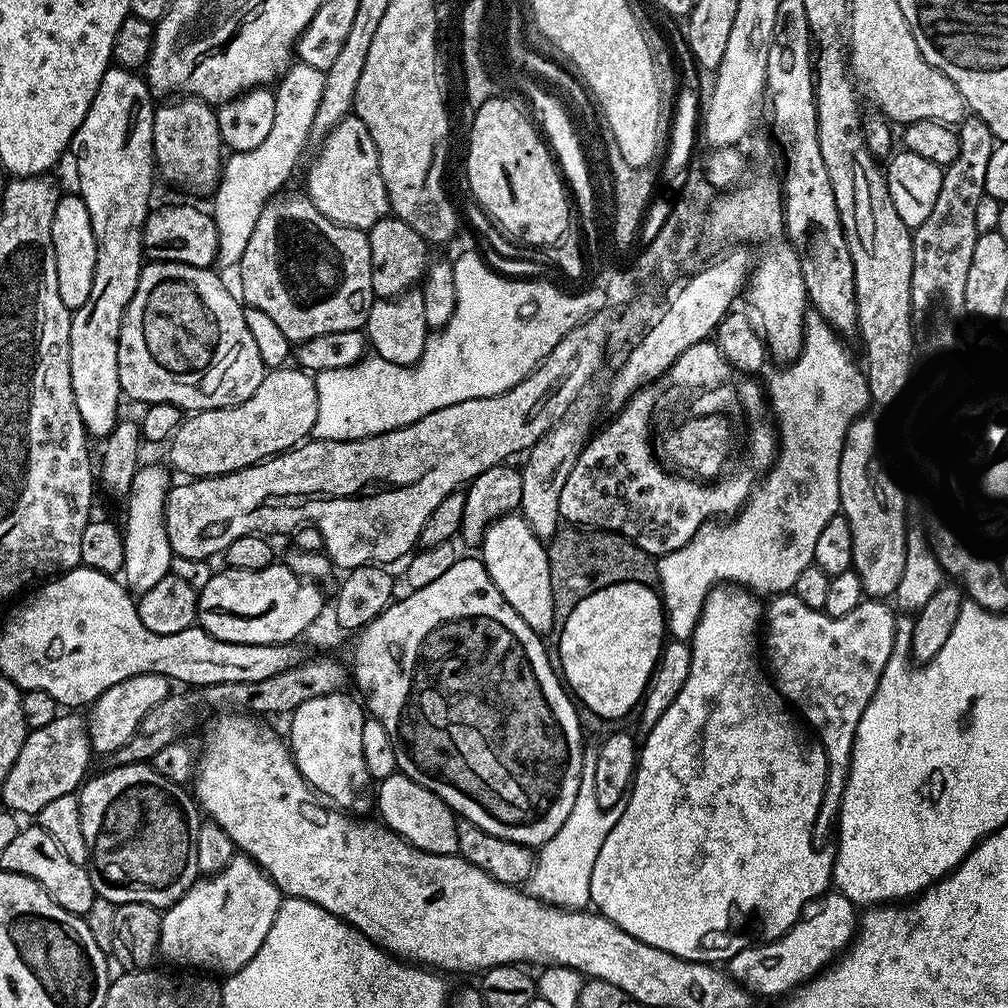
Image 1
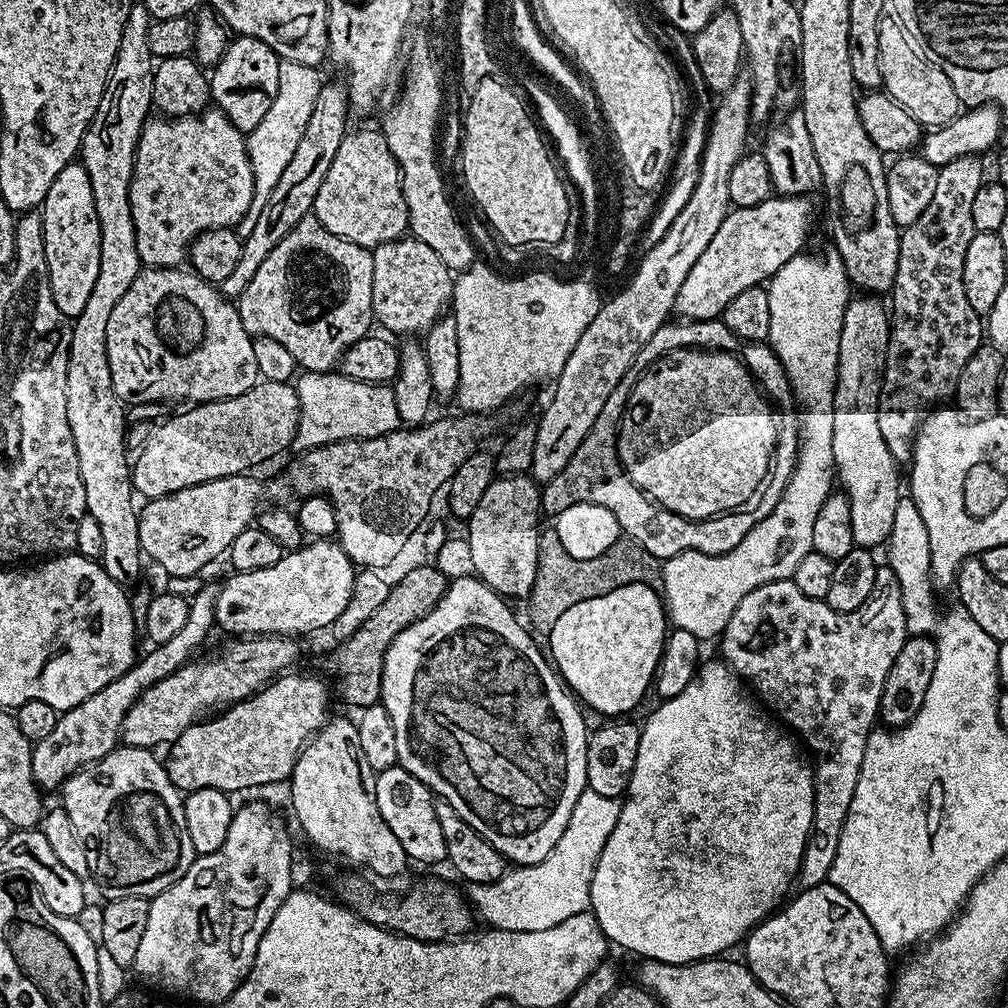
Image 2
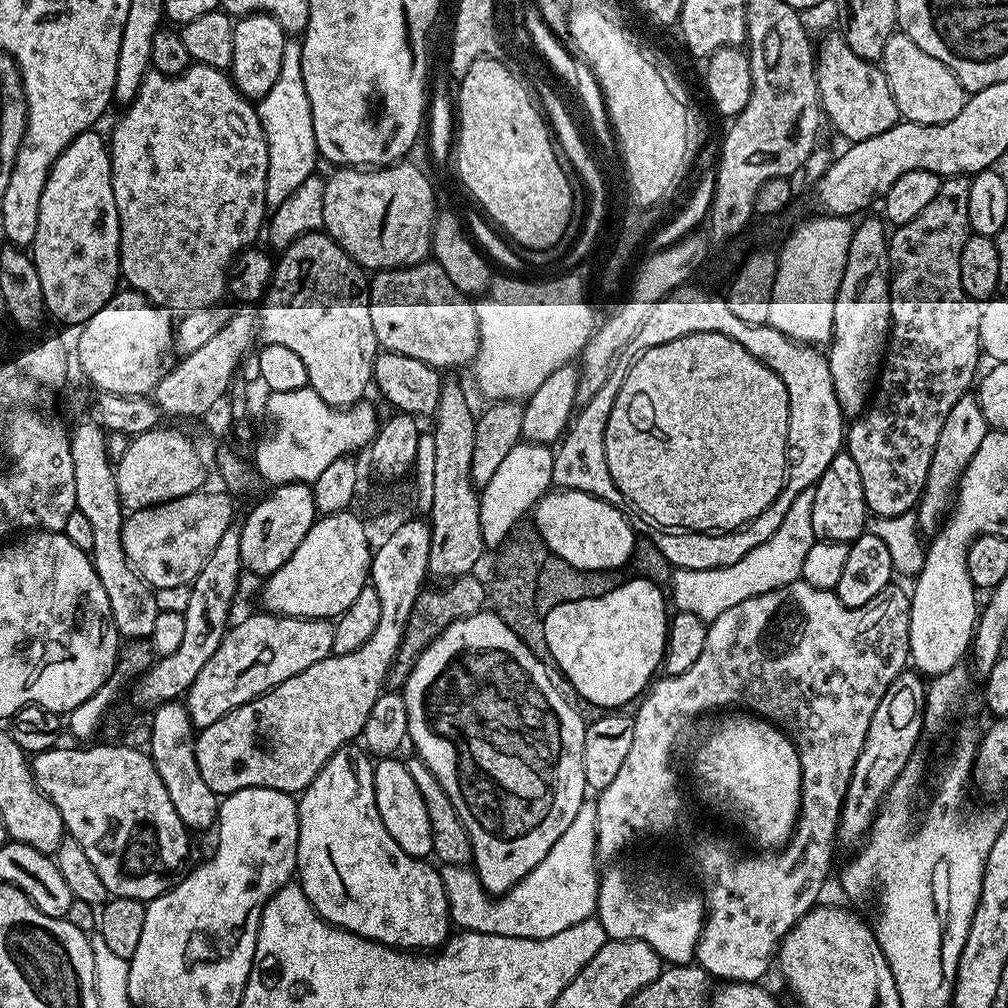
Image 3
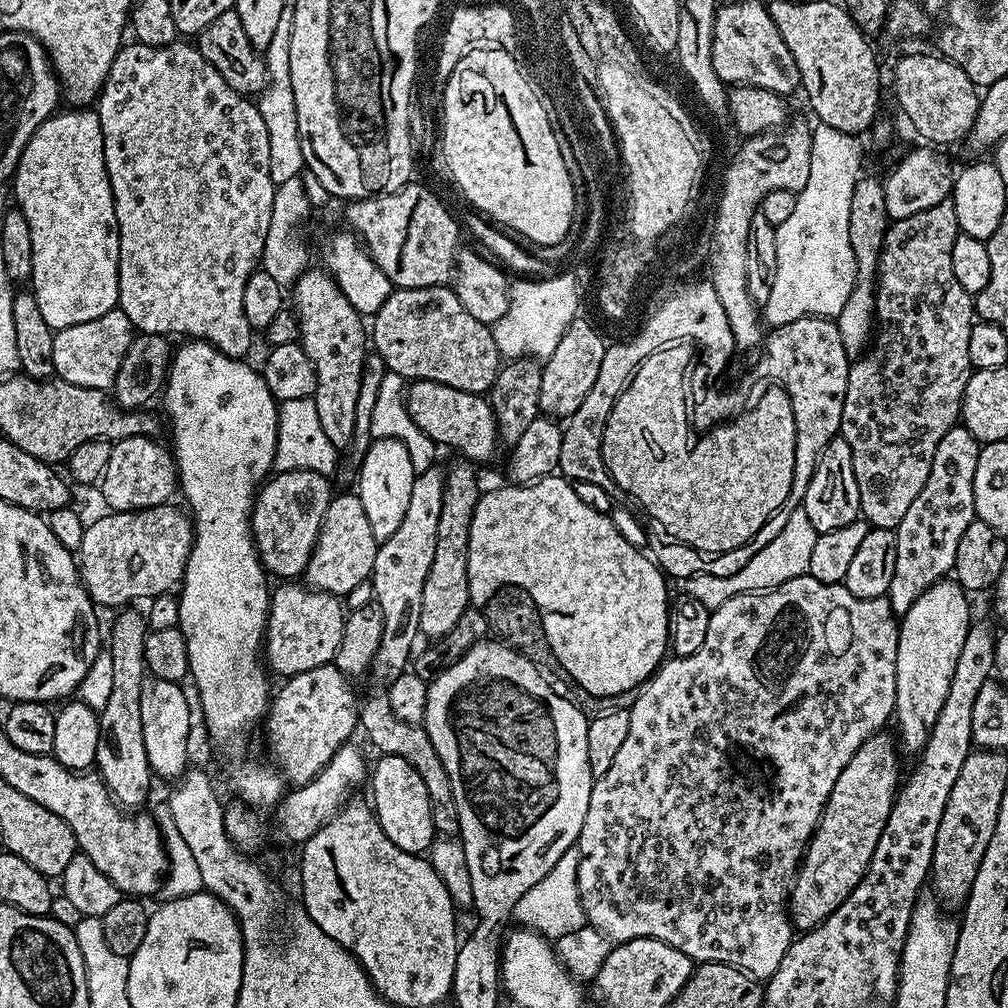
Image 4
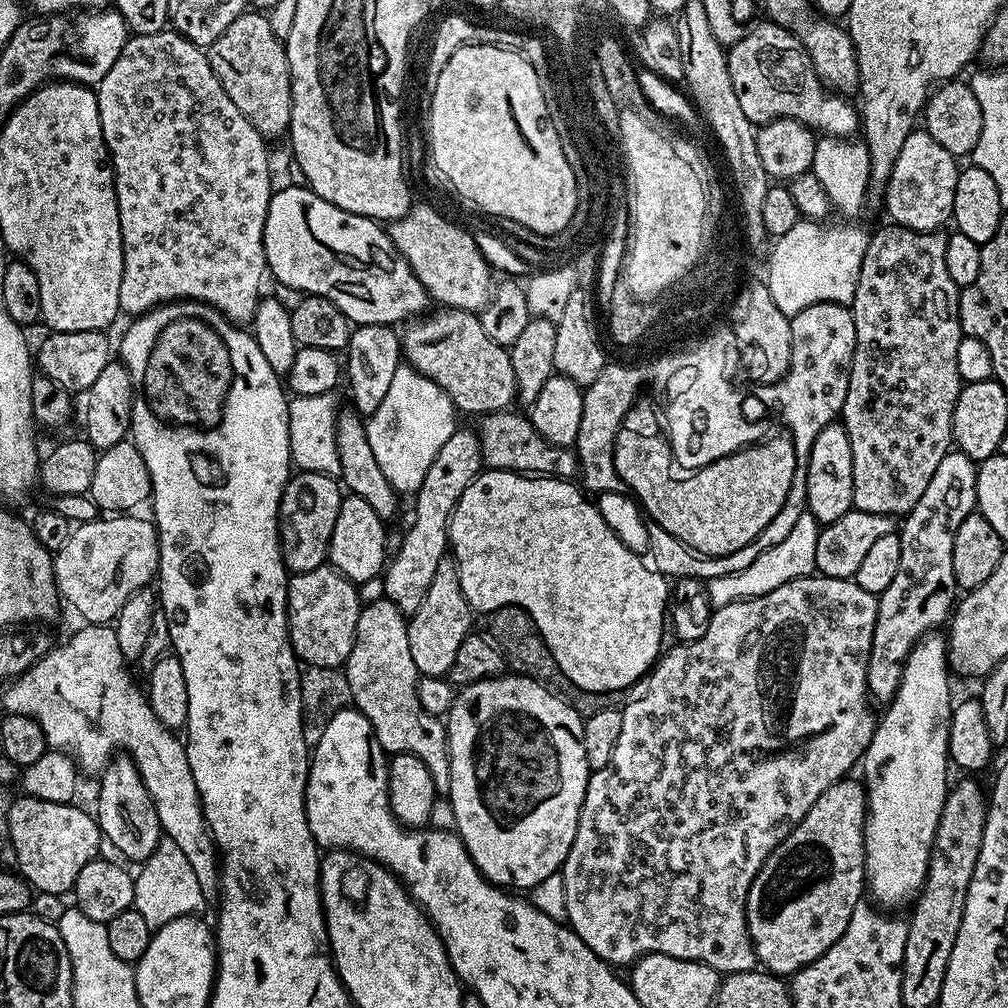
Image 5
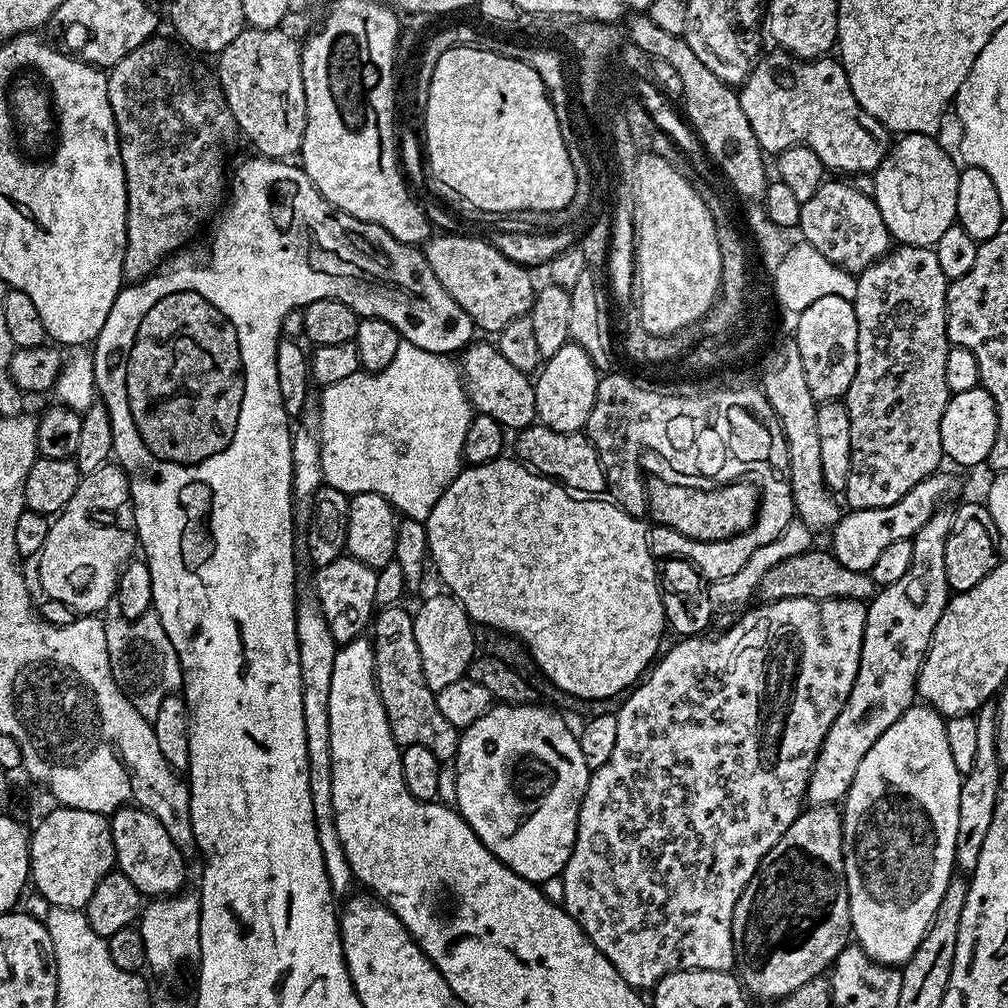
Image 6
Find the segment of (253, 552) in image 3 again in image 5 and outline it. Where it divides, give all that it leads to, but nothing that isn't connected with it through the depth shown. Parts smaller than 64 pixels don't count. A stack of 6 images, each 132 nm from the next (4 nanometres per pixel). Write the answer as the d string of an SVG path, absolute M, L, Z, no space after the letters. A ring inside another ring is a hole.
M302 471L289 475L280 499L280 549L289 573L325 567L341 499L341 485L331 476Z

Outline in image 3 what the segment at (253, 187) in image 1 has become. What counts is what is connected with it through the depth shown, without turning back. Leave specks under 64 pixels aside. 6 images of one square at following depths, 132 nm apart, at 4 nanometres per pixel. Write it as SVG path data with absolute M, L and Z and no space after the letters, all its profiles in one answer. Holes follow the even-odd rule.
M285 39L278 82L274 82L274 86L270 86L267 94L258 101L258 111L268 147L266 205L273 210L317 171L318 153L314 142L314 122L310 118L310 98L306 98L306 82L302 82L300 45L295 39Z

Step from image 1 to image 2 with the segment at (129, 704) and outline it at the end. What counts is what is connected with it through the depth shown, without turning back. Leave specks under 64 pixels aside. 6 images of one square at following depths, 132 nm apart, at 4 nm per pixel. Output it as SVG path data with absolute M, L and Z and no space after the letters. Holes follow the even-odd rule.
M291 636L228 638L228 641L213 656L206 660L197 659L195 662L183 664L177 672L170 674L170 678L162 678L162 682L154 682L154 686L150 686L145 692L141 693L139 699L134 701L128 709L125 720L121 724L120 734L123 743L130 748L146 748L149 750L159 749L159 744L171 746L192 724L209 715L208 708L220 710L225 706L238 704L241 700L255 696L261 688L268 687L277 676L287 673L291 669L288 667L300 656L300 644L299 639Z

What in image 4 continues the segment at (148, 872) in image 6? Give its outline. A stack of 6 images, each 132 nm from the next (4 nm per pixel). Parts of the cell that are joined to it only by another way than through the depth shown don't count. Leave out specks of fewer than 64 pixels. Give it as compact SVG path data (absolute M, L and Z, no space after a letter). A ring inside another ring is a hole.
M124 610L120 617L112 624L112 633L106 636L106 655L114 662L114 687L110 690L110 698L106 698L106 706L99 709L100 737L98 738L97 756L94 763L105 786L108 787L108 795L125 810L136 810L139 804L147 805L148 791L152 788L154 773L150 762L146 758L146 741L142 738L142 682L146 675L144 666L144 639L150 630L147 619L136 612Z

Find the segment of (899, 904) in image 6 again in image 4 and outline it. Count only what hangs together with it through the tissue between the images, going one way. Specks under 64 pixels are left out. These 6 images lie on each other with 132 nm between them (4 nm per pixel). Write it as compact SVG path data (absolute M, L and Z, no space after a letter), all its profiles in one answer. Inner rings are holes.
M955 579L939 580L926 594L902 614L899 621L898 662L896 663L896 711L894 724L900 727L898 740L918 754L926 746L928 732L942 714L942 702L950 690L951 678L957 665L958 654L966 639L968 625L974 615L968 609L969 593L965 592Z

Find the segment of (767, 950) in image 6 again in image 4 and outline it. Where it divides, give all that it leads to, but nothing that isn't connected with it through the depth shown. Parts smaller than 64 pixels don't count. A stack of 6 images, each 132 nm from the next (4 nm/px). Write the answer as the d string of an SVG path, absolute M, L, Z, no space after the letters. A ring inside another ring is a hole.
M884 730L874 733L870 738L866 738L866 742L862 742L862 746L858 750L854 750L854 758L850 758L850 762L846 762L846 770L842 770L842 774L838 774L838 782L834 782L834 790L830 790L830 798L822 810L820 821L814 830L814 834L810 839L808 839L808 846L804 850L804 858L800 861L796 869L794 883L790 889L790 895L788 897L790 919L797 929L807 930L810 928L817 928L817 926L821 924L827 916L834 914L834 910L838 910L838 906L842 906L842 902L846 902L850 890L854 890L854 886L858 886L862 874L866 874L866 870L870 866L870 858L874 854L874 846L878 846L878 838L882 838L882 830L886 826L886 818L890 818L890 810L894 806L897 791L902 783L902 772L900 776L900 756L896 753L898 744L893 737L892 741L886 733L887 731Z

